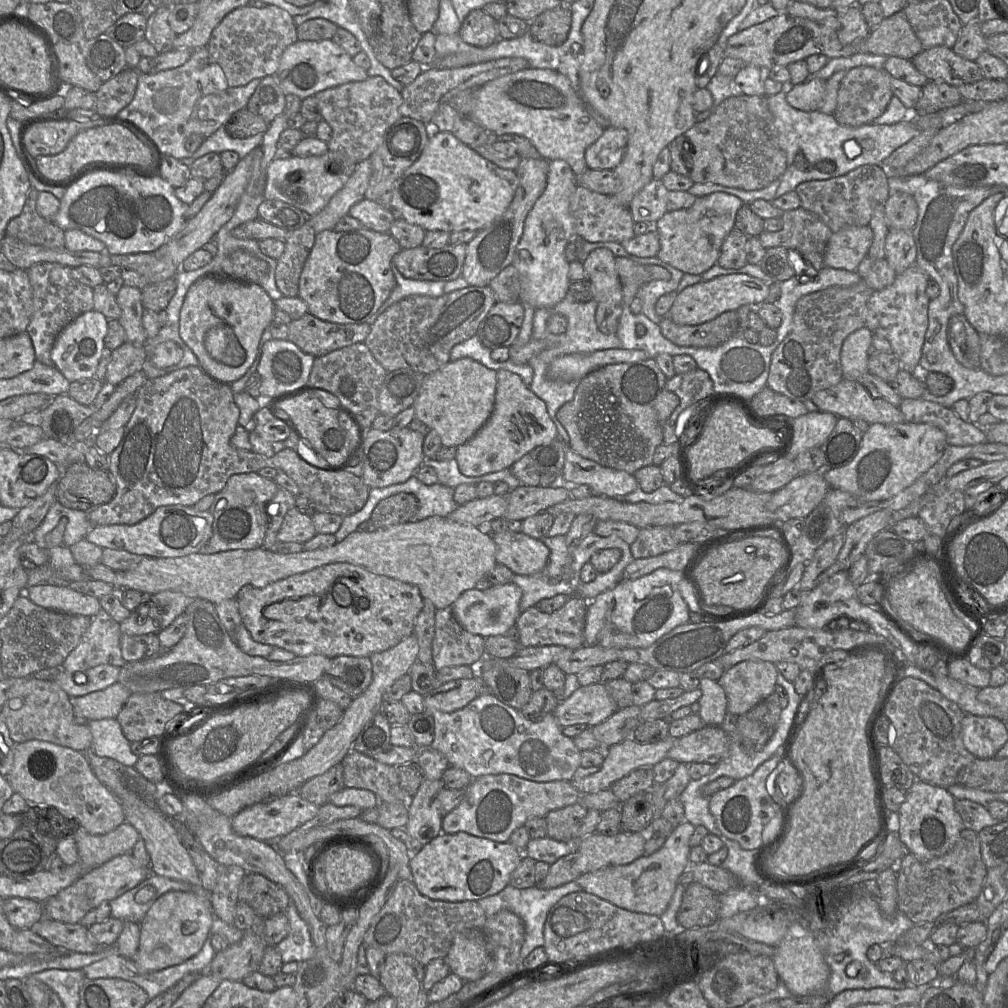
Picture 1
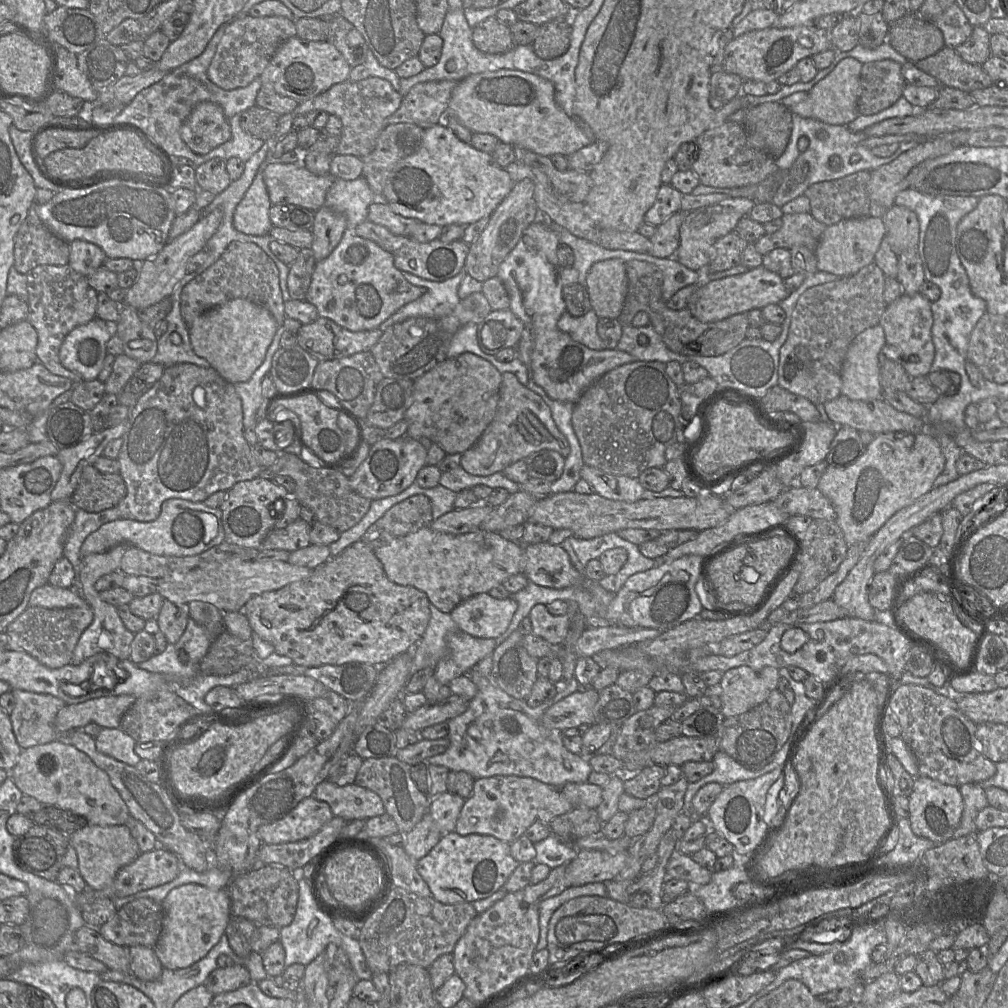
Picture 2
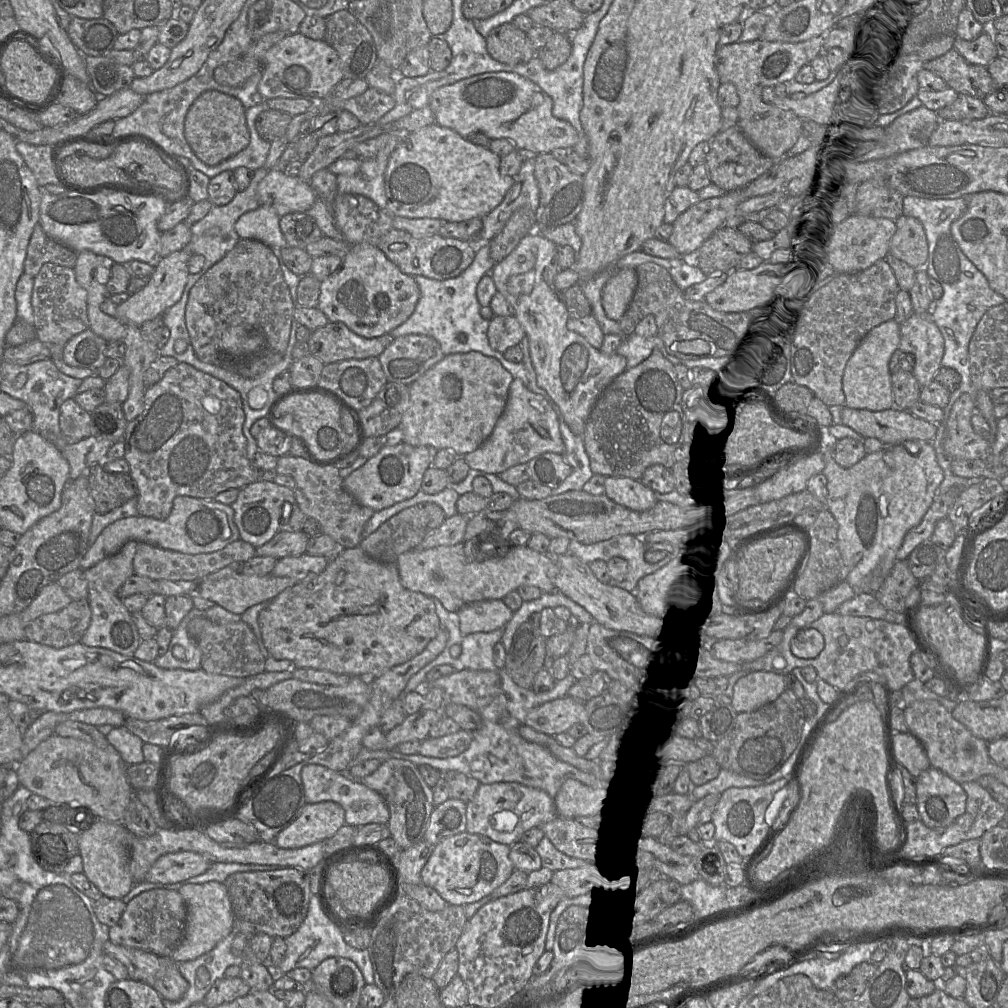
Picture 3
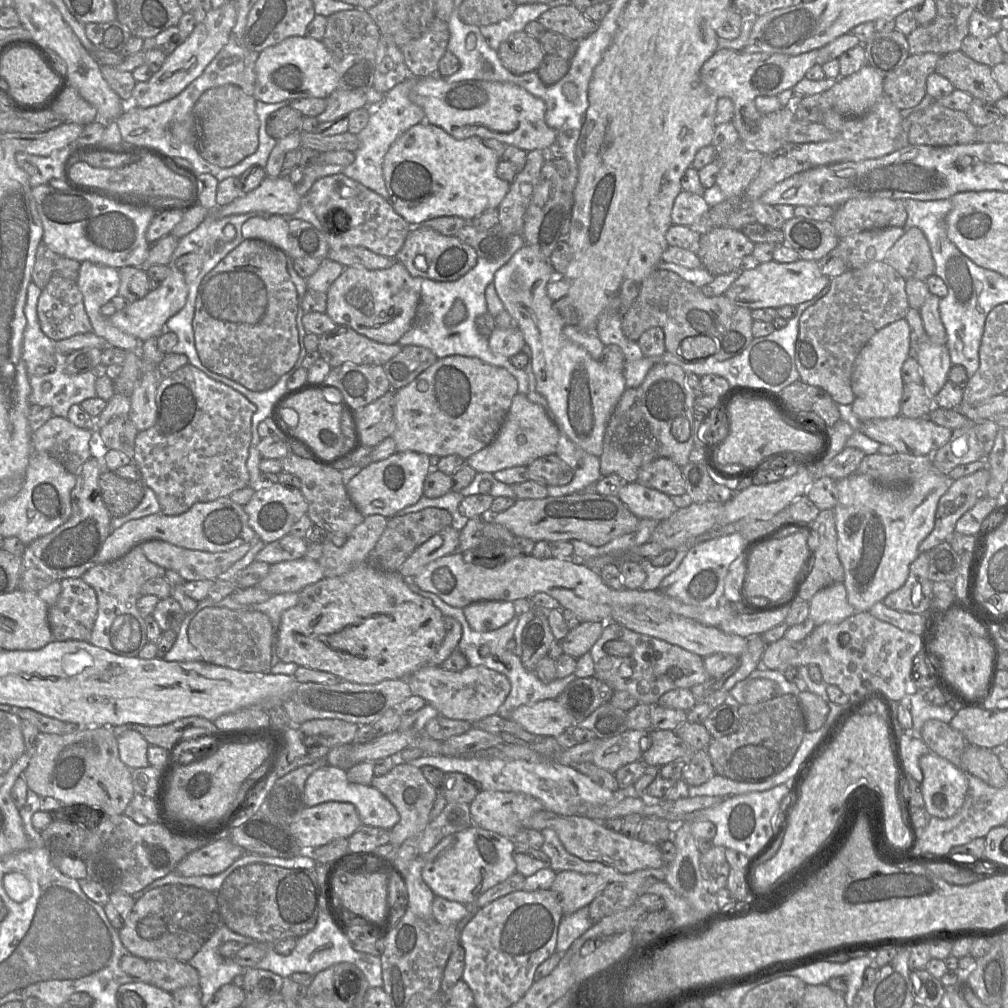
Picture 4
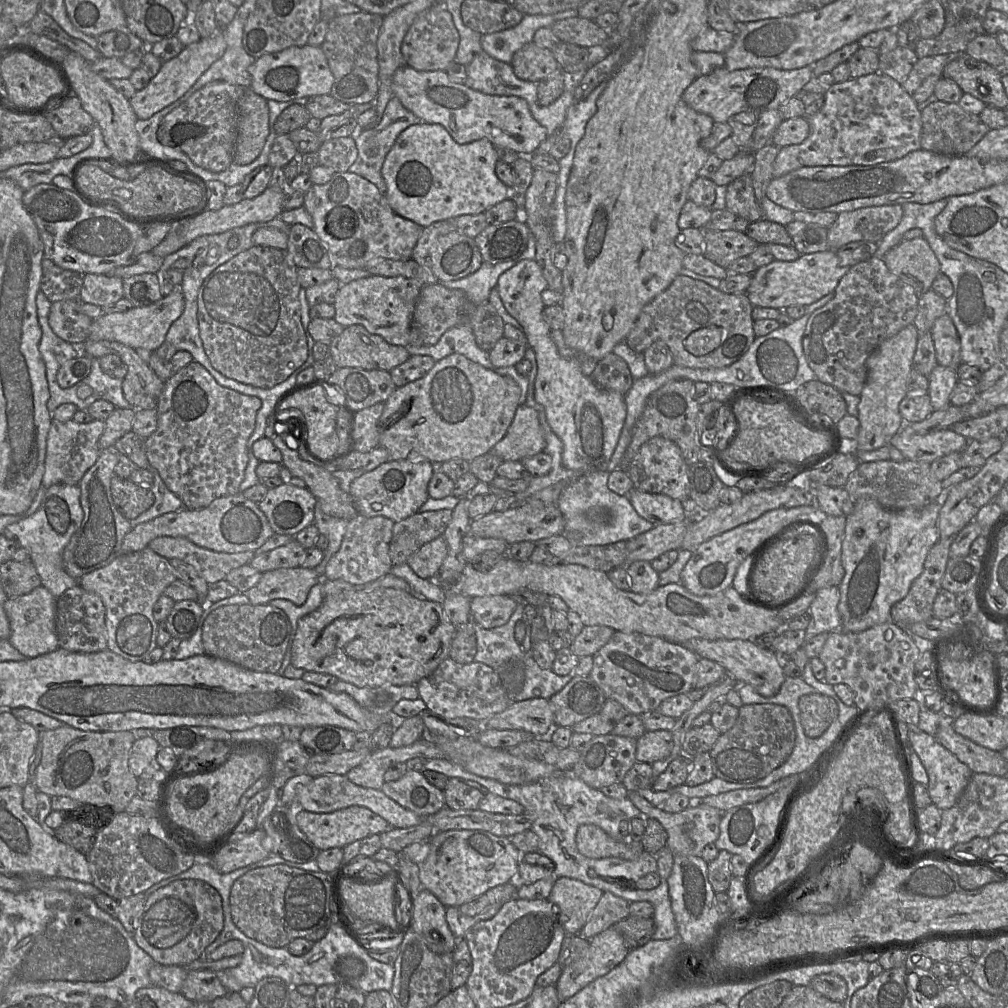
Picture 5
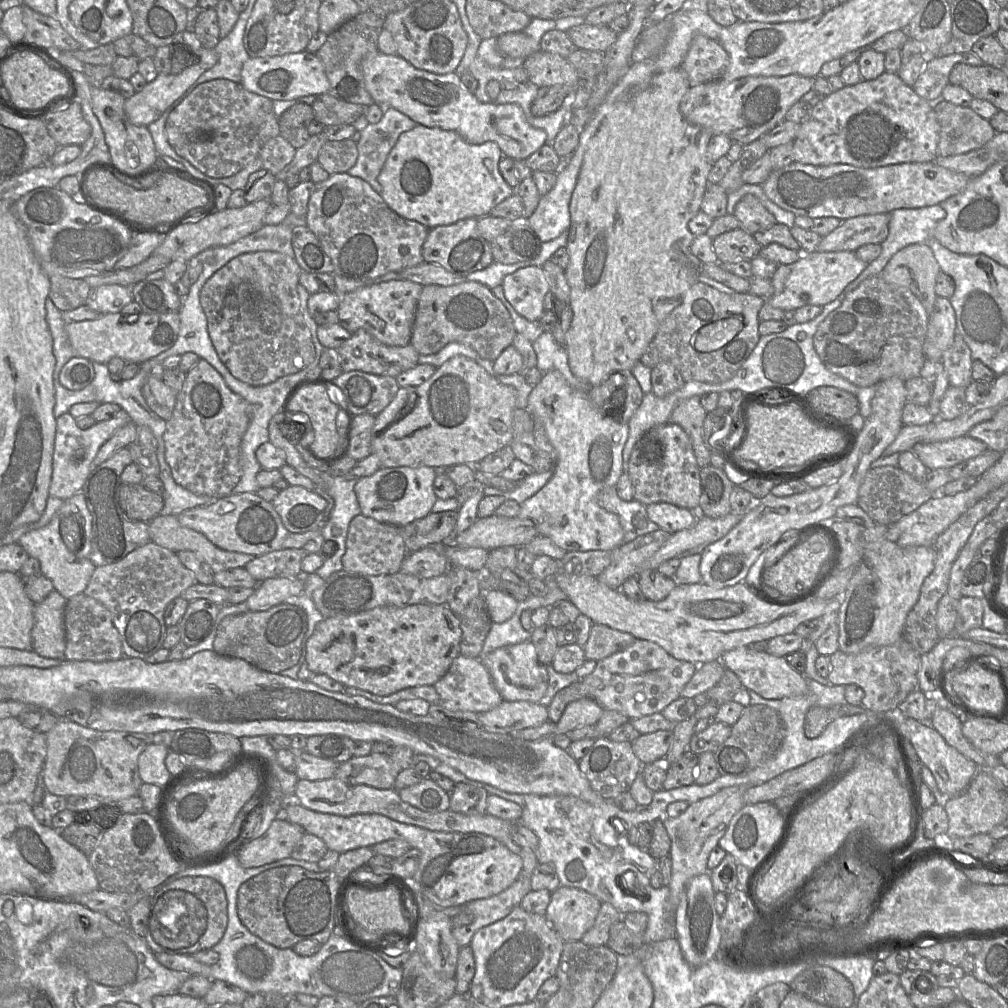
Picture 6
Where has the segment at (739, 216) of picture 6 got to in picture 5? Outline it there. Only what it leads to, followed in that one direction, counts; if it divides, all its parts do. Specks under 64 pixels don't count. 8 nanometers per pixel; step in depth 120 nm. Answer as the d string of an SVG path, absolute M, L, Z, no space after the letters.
M745 174L727 185L726 208L750 223L764 218L760 203L755 198L751 174Z

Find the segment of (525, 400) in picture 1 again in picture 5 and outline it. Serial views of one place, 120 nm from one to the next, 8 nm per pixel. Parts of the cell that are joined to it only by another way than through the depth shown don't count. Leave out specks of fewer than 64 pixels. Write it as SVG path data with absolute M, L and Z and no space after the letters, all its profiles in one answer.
M521 404L505 436L488 453L503 461L521 461L525 457L543 452L545 446L538 412Z

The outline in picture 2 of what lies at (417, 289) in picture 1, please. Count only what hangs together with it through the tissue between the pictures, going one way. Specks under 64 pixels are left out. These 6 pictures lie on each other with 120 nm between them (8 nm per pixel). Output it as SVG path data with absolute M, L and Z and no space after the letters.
M463 268L456 276L442 282L426 280L408 272L402 274L409 283L424 287L426 292L381 323L378 328L382 332L411 317L439 318L450 314L461 300L458 288L467 273Z

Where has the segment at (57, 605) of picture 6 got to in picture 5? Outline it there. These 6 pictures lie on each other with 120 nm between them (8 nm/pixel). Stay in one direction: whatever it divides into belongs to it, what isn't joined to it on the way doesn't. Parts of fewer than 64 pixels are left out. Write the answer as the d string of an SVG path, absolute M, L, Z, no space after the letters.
M44 587L35 588L30 593L8 598L4 610L10 624L9 643L26 658L34 658L59 648L56 633L56 598Z

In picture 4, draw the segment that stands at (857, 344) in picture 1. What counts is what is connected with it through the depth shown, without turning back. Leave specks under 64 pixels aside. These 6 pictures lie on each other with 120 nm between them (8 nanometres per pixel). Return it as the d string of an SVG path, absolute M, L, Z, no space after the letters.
M905 319L897 320L878 330L857 355L851 374L854 394L852 412L859 422L893 418L900 413L904 382L901 368L910 355L910 329Z

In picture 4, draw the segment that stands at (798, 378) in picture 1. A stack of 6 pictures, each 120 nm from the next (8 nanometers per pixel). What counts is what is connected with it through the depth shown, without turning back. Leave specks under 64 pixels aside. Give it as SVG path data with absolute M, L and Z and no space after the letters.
M884 261L848 269L831 279L828 293L808 307L799 320L795 344L795 366L799 380L825 390L837 404L852 404L853 363L878 330L905 318L910 308L905 283L906 280Z

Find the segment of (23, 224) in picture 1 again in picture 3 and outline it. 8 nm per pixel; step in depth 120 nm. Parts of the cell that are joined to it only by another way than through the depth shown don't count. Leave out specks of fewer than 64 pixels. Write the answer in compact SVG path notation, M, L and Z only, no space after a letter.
M38 223L32 232L24 260L24 273L35 277L43 264L54 263L74 269L77 252L50 238Z

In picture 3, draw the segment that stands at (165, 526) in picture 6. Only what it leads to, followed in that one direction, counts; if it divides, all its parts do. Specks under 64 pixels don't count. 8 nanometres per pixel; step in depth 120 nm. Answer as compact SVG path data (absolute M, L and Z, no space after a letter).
M241 539L229 543L220 550L202 554L187 554L140 542L133 559L133 570L135 575L148 577L153 581L200 581L212 572L229 565L241 565L254 556L256 556L256 548Z

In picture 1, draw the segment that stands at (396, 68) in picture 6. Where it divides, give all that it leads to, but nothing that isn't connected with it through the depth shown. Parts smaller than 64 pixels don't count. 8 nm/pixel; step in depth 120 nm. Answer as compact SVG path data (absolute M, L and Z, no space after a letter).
M523 69L476 88L469 117L495 137L517 134L527 138L542 158L566 161L576 176L588 169L585 152L605 131L569 79L551 69Z

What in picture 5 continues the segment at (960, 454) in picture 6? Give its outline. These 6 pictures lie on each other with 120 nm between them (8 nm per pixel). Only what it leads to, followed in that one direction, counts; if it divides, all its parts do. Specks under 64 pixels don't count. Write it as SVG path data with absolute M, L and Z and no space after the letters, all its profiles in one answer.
M951 428L926 434L912 430L903 430L895 434L889 442L897 448L906 459L932 463L936 459L953 452L962 452L969 440L957 434Z

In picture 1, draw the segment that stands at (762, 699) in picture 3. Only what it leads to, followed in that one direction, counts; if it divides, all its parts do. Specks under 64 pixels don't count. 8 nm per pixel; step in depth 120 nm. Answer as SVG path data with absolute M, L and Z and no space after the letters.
M746 660L726 669L718 680L725 691L727 711L743 715L774 692L778 670L774 663Z

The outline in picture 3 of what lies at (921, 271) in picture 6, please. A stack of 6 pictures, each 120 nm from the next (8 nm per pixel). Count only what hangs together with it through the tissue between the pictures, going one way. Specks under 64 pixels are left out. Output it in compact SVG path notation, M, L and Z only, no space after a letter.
M901 215L895 220L896 232L890 241L889 254L904 261L916 271L926 270L928 242L921 222Z

